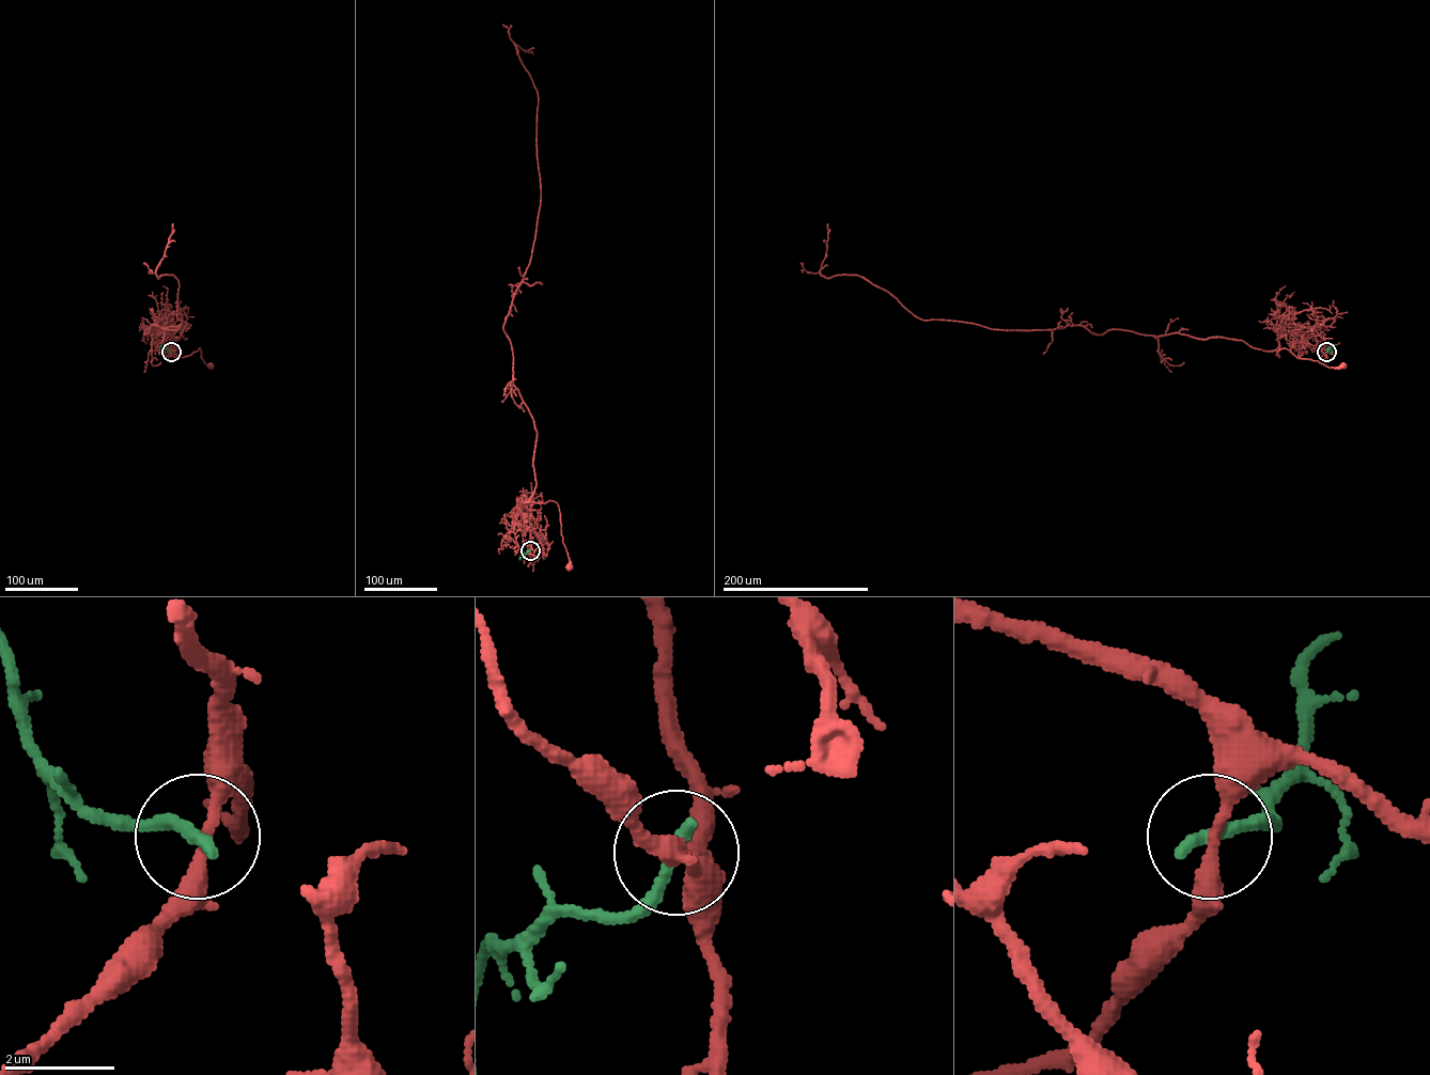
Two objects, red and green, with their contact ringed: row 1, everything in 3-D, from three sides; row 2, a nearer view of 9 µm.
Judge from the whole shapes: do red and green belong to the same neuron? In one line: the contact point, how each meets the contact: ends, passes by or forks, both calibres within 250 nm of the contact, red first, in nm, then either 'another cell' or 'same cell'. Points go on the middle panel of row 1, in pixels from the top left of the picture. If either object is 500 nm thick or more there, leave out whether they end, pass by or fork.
place (530, 550); red forks; green ends; calibres 200 and 260 nm; another cell

